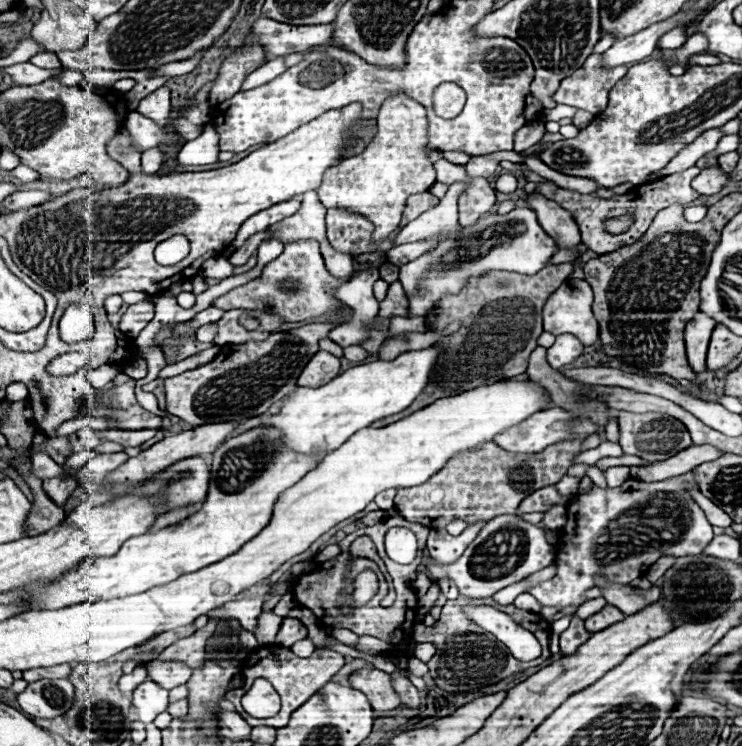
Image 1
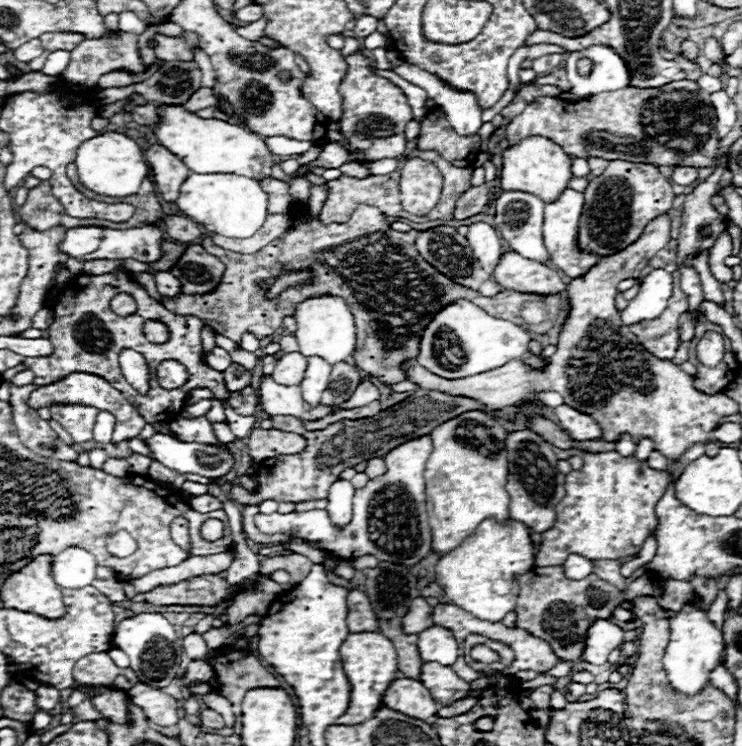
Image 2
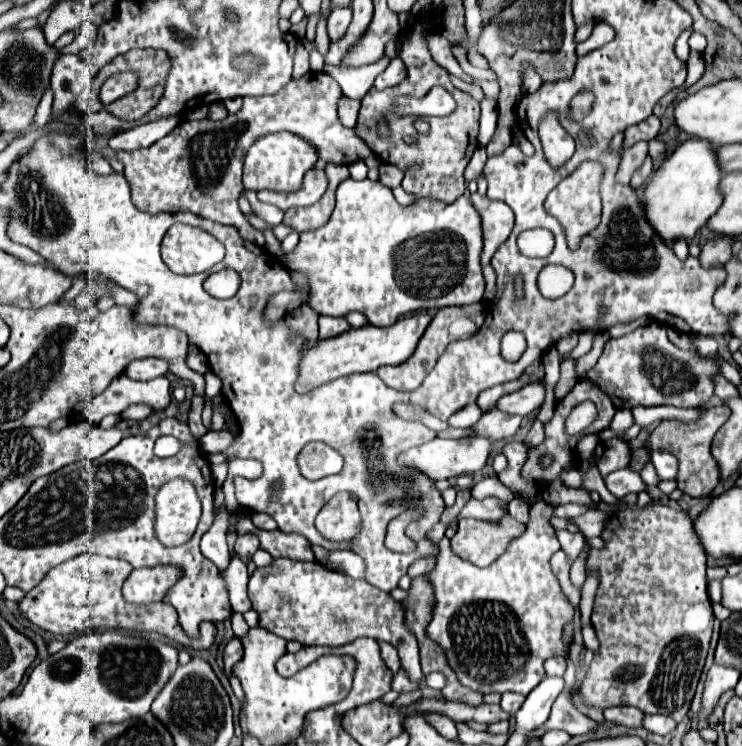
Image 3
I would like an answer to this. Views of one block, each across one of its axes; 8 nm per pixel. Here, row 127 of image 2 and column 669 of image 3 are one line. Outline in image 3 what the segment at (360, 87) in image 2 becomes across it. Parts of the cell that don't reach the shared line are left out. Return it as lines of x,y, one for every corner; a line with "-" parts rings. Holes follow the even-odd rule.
652,322
622,338
606,342
596,366
588,378
610,396
614,408
634,406
676,406
702,408
714,396
714,376
720,374
716,358
698,356
696,352
674,346
666,336
666,326

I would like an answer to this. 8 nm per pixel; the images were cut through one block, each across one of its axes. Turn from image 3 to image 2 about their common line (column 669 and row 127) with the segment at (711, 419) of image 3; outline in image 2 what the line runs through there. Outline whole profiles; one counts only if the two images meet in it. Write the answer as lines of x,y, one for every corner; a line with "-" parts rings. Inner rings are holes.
430,110
420,122
418,150
436,150
446,162
454,166
470,166
480,150
478,136
458,136
448,124
442,110

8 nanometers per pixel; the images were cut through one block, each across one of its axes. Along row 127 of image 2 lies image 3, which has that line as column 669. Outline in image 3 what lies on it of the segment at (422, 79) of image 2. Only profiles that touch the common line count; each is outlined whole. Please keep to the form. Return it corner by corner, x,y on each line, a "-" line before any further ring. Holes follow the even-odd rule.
652,450
650,462
654,464
654,468
662,480
674,480
674,474
678,474
678,460
672,452

